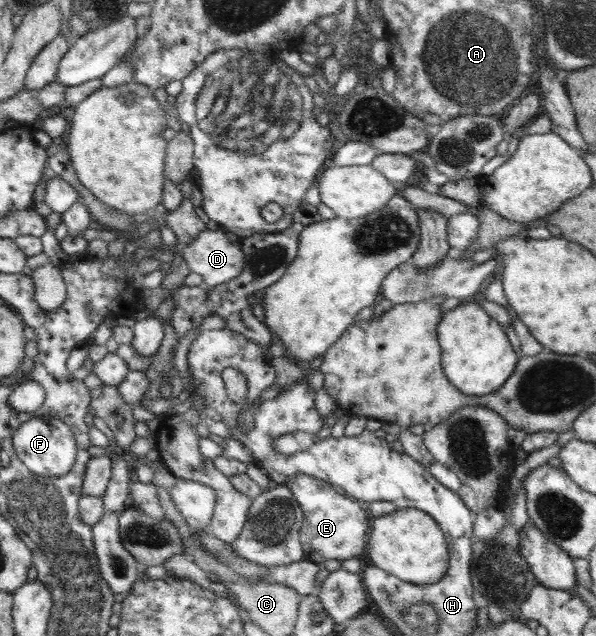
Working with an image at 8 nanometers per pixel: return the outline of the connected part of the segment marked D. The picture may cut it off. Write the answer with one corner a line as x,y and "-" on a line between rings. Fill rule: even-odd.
207,227
203,232
199,232
195,239
183,245
183,260
187,263
189,270
195,274
200,274
207,284
207,288
222,285
236,278
241,274
245,261
243,251
238,243
231,243
225,236
221,228

